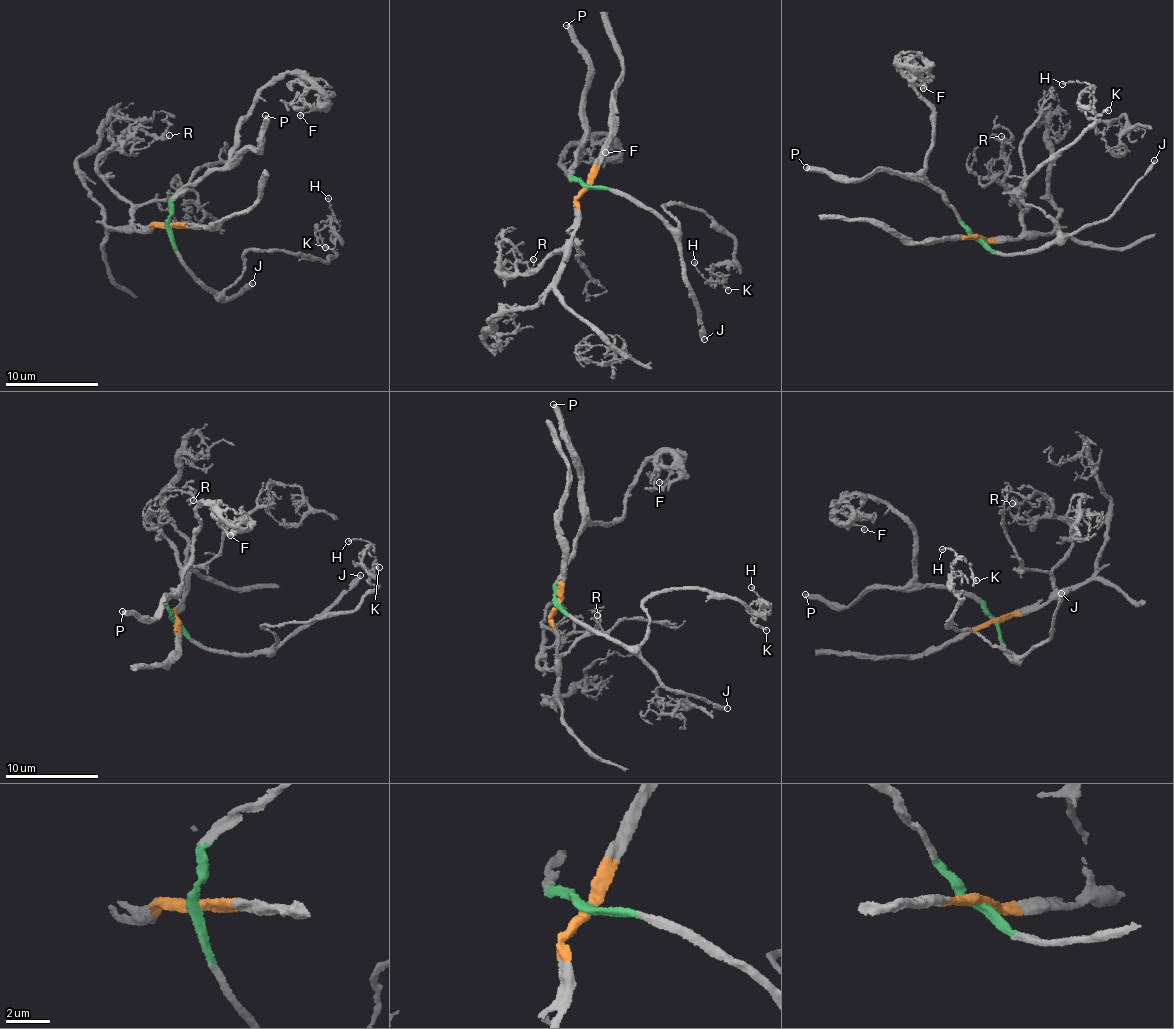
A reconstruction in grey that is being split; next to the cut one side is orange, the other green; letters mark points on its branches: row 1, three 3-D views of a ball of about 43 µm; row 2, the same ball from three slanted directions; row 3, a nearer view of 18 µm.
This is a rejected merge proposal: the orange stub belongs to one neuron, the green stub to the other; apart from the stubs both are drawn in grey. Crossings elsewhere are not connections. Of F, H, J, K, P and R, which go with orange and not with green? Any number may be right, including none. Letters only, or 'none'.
R

